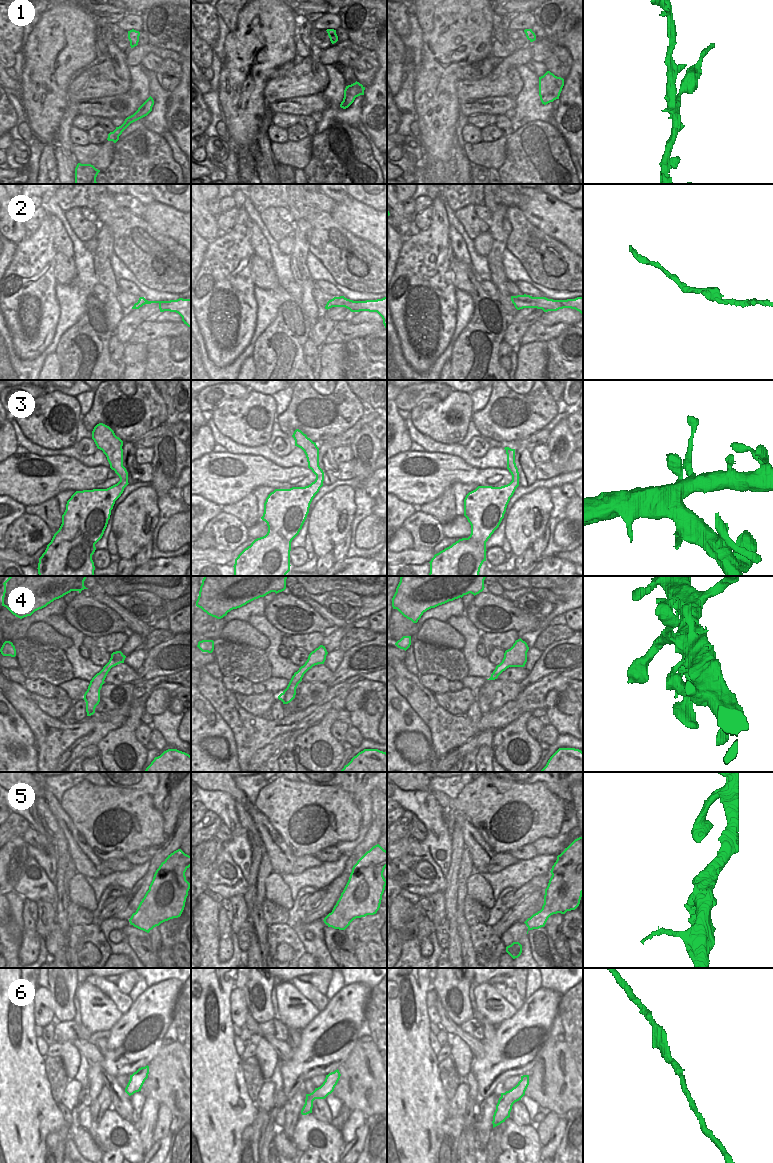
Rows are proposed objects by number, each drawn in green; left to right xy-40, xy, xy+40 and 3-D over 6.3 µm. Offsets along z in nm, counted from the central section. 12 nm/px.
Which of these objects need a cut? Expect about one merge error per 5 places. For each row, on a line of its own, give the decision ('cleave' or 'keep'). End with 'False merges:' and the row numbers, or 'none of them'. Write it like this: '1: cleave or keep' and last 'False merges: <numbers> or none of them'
1: cleave
2: keep
3: keep
4: keep
5: keep
6: keep
False merges: 1

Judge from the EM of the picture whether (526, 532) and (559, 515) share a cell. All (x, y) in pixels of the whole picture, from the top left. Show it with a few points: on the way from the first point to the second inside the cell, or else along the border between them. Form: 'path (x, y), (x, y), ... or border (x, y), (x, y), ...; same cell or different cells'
border (551, 498), (551, 511), (547, 523); different cells

